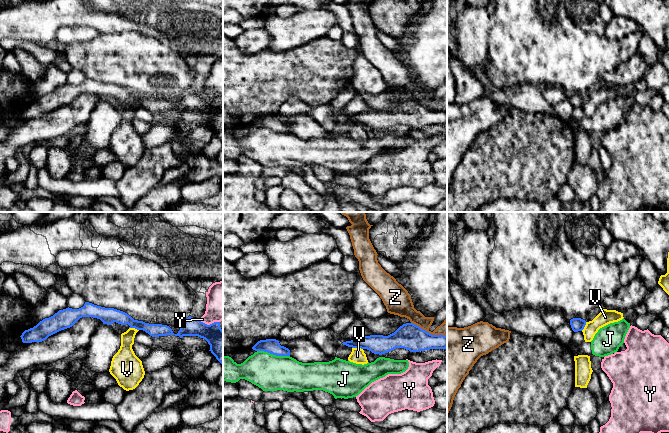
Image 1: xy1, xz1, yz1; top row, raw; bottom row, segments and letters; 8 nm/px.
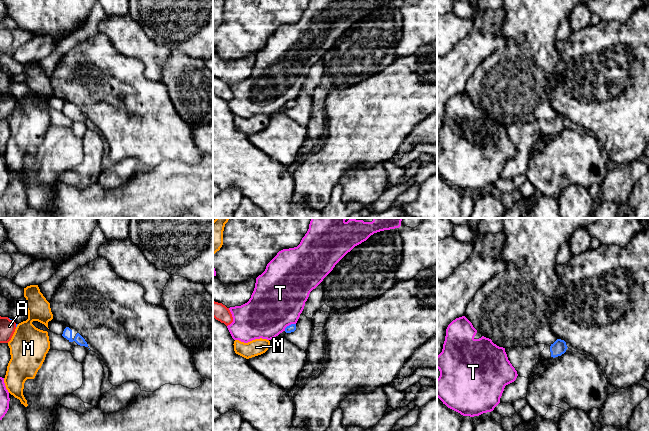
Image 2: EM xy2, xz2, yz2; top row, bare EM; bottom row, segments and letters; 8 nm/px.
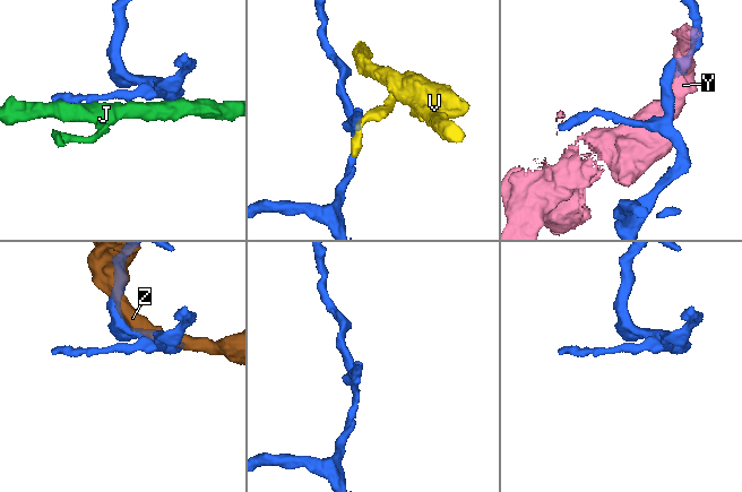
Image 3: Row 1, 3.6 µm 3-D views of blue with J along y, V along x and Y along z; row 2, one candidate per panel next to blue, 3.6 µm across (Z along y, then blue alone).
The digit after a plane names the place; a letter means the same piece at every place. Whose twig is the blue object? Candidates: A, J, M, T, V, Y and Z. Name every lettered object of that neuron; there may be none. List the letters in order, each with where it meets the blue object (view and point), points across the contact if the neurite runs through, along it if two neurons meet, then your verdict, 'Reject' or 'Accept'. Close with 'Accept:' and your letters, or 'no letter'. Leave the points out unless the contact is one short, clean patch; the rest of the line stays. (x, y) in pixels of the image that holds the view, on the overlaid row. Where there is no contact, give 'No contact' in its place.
A: Touches blue at xy2 (10, 319). Reject
J: Touches blue at xz1 (273, 354). Reject
M: Touches blue at xy2 (16, 326). Reject
T: Touches blue at xz2 (289, 325). Reject
V: Touches blue at xz1 (357, 347). Boundary: xz1 (352, 347), (360, 347), (362, 349). Reject
Y: Touches blue at xy1 (210, 324). Reject
Z: Touches blue at xz1 (429, 333). Reject
Accept: no letter

